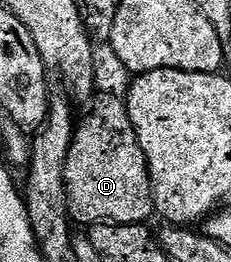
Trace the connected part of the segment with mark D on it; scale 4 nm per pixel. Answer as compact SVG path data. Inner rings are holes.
M99 96L90 103L87 115L78 119L75 135L65 160L65 192L67 212L72 223L93 226L137 226L146 223L150 214L156 213L156 191L153 189L151 168L147 164L147 154L135 135L133 120L129 120L127 103L122 98Z

